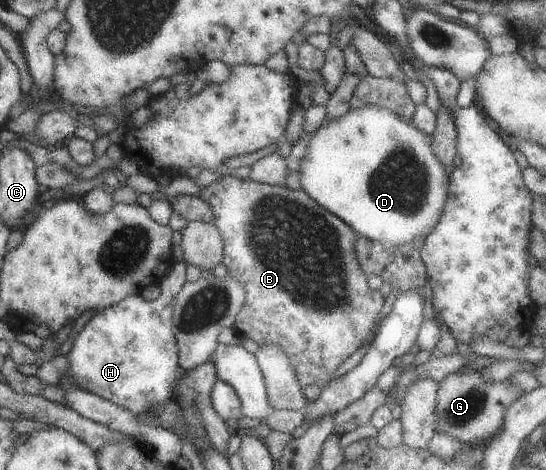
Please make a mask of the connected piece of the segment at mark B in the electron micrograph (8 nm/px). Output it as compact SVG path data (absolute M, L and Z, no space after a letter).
M225 173L220 179L213 181L211 185L203 186L198 195L211 206L214 215L213 224L219 230L224 243L222 262L225 263L228 274L233 280L241 283L246 293L243 305L236 315L234 327L242 337L253 340L258 346L264 346L265 344L281 346L289 358L290 366L293 368L296 380L303 391L313 384L322 389L333 380L333 375L335 375L339 365L350 355L353 355L371 337L372 329L378 323L379 311L381 311L384 304L383 295L379 290L369 289L367 285L368 275L361 269L354 250L354 241L358 234L352 227L349 227L348 223L324 210L301 189L291 190L285 185L274 186L243 179L245 177L238 179L236 176L231 176L230 173Z

